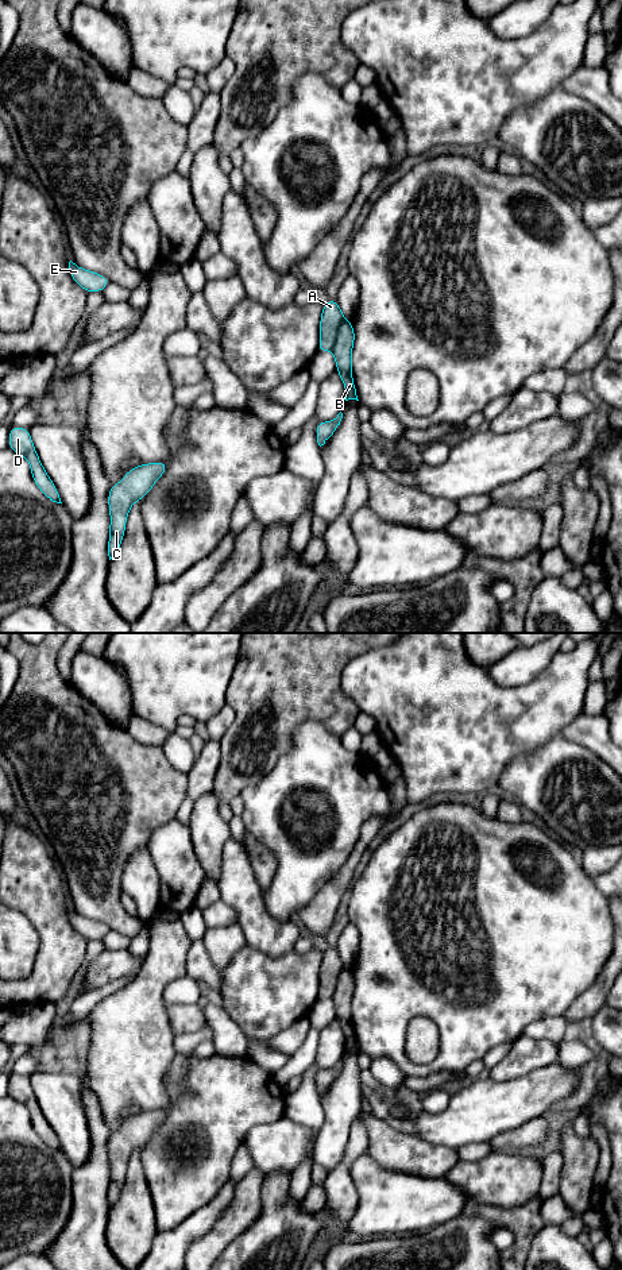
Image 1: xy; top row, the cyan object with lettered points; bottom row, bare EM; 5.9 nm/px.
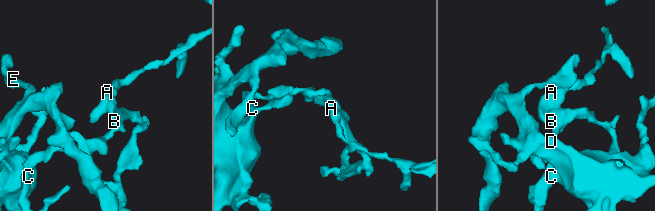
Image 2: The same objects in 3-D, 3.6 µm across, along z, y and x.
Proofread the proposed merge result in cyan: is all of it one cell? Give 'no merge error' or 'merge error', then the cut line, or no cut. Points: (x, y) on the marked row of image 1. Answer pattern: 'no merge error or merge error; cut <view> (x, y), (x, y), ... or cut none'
merge error; cut xy (346, 320), (337, 331), (332, 350)

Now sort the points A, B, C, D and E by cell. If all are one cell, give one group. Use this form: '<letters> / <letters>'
A / B C D E

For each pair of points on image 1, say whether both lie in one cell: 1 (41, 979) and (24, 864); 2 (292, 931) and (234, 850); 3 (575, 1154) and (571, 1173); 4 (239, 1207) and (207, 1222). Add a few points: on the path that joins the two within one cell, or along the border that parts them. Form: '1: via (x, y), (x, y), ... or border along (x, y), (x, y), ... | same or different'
1: via (49, 950), (49, 913), (38, 892) | same
2: via (266, 929), (251, 914), (236, 876) | same
3: via (575, 1158), (575, 1169) | same
4: border along (238, 1186), (235, 1200), (201, 1238) | different

